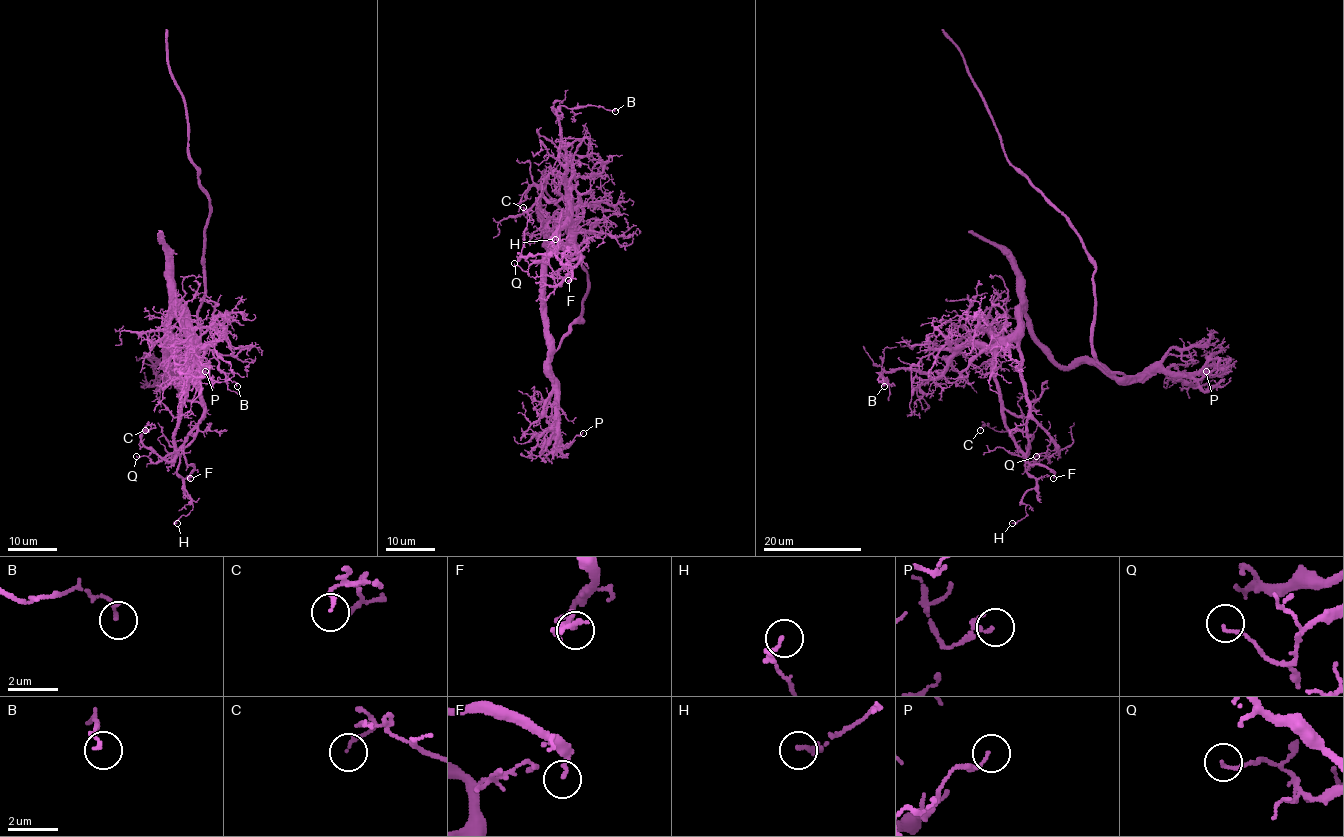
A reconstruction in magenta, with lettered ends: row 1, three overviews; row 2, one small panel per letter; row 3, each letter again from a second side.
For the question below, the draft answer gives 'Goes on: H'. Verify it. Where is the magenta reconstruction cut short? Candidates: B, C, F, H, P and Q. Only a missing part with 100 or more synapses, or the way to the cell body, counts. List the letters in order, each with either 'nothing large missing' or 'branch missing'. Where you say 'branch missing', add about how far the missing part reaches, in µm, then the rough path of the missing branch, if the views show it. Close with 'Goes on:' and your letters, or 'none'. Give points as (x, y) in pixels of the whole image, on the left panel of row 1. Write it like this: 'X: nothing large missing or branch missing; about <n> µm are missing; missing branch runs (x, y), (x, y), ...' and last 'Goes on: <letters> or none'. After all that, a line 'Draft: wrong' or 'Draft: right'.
B: nothing large missing
C: nothing large missing
F: nothing large missing
H: nothing large missing
P: nothing large missing
Q: nothing large missing
Goes on: none
Draft: wrong

